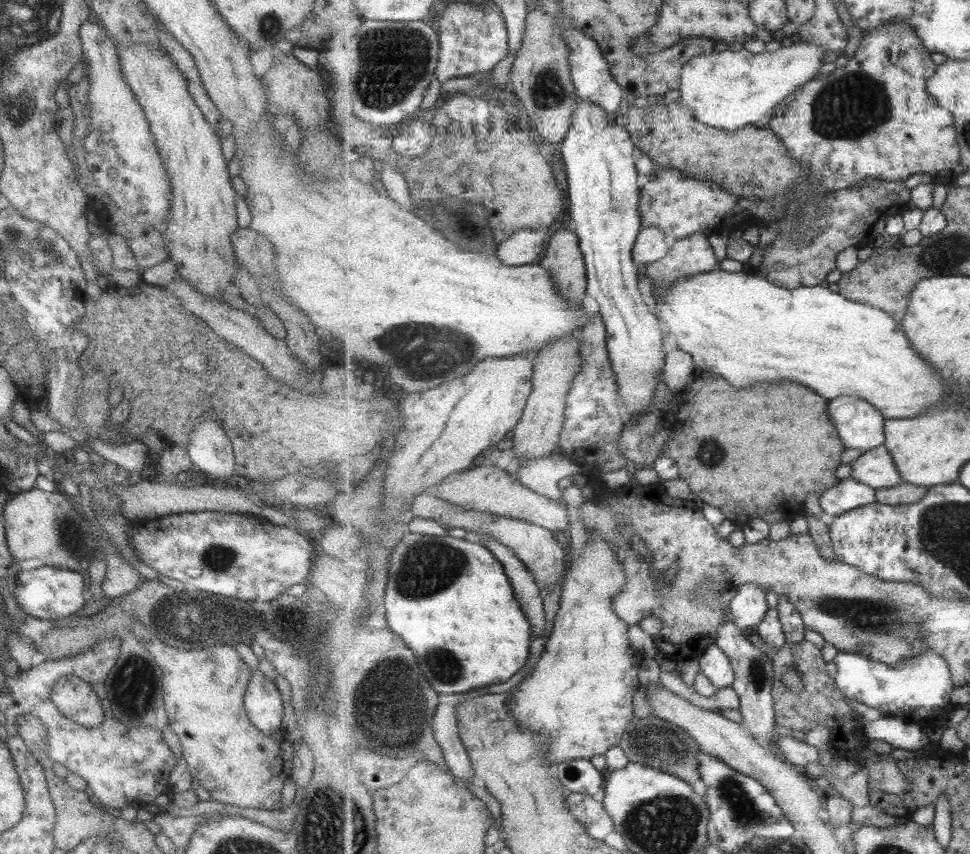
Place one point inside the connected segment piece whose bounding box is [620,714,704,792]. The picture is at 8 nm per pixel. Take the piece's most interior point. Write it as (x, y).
(655, 742)

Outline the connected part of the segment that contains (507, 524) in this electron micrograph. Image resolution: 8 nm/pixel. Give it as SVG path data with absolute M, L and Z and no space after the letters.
M422 493L413 498L413 505L409 511L415 513L415 517L428 518L442 524L443 526L453 528L463 528L468 532L479 532L479 534L487 534L495 540L499 540L501 544L509 546L513 550L514 555L526 563L527 568L535 575L541 589L553 589L559 583L563 574L568 569L565 564L567 554L563 550L564 545L555 540L555 533L545 527L523 521L521 519L505 517L505 515L497 515L488 513L487 511L478 511L471 508L463 508L446 500L439 498L436 494Z

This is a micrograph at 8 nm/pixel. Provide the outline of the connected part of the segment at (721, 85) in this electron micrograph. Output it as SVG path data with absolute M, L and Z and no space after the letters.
M796 40L786 41L780 49L773 52L763 50L761 53L753 54L745 49L732 51L728 48L718 53L699 55L683 66L679 98L693 109L695 117L703 124L723 130L739 130L747 124L755 124L767 118L785 100L785 96L793 94L795 90L799 90L799 86L807 84L809 80L826 73L828 68L823 63L823 58L825 51L817 43L803 40L799 40L799 43Z

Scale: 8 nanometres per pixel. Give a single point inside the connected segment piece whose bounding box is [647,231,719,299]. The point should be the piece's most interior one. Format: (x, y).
(690, 256)

